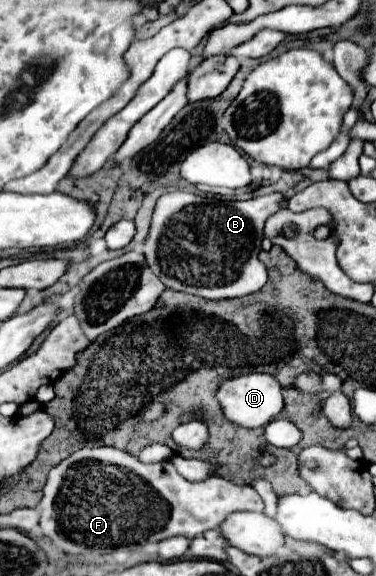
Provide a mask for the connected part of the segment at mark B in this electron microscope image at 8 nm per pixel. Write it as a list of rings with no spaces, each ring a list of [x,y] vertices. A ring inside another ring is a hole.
[[[183,190],[167,192],[157,200],[151,230],[143,244],[145,262],[171,290],[209,300],[253,294],[267,282],[267,270],[257,258],[265,220],[285,206],[287,198],[283,194],[259,196],[245,202],[223,202]]]

